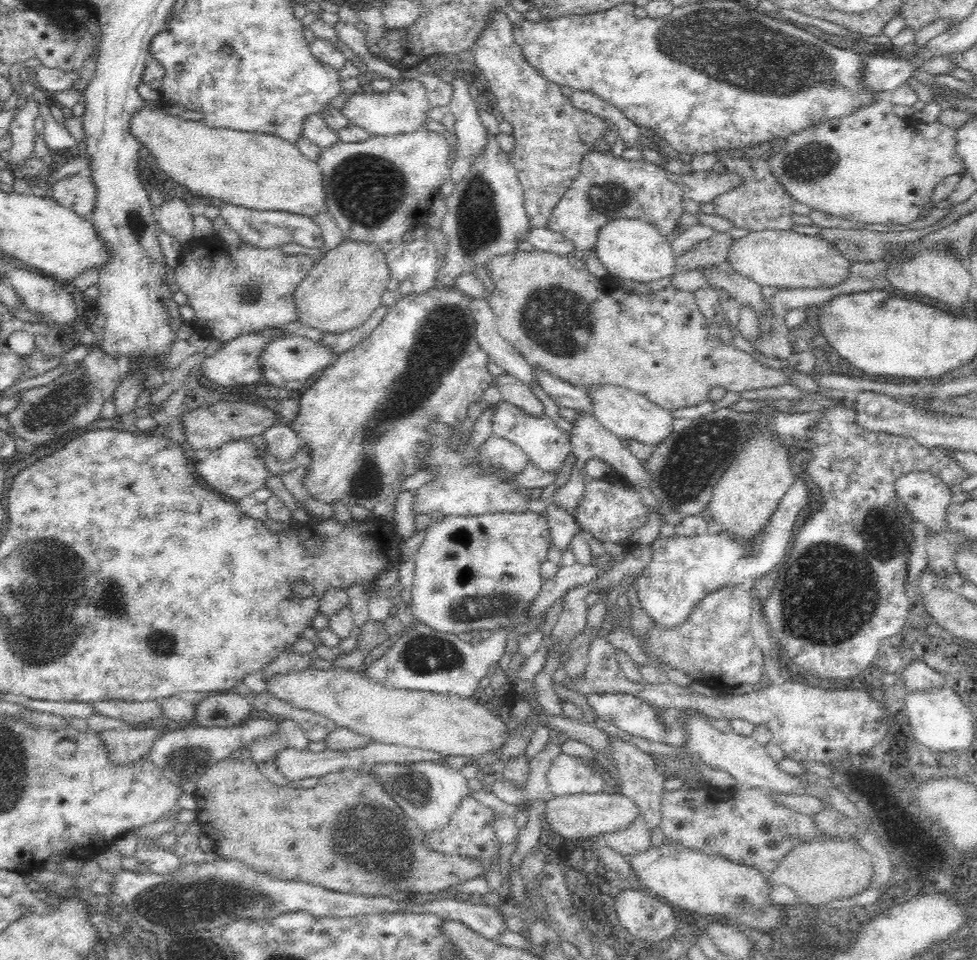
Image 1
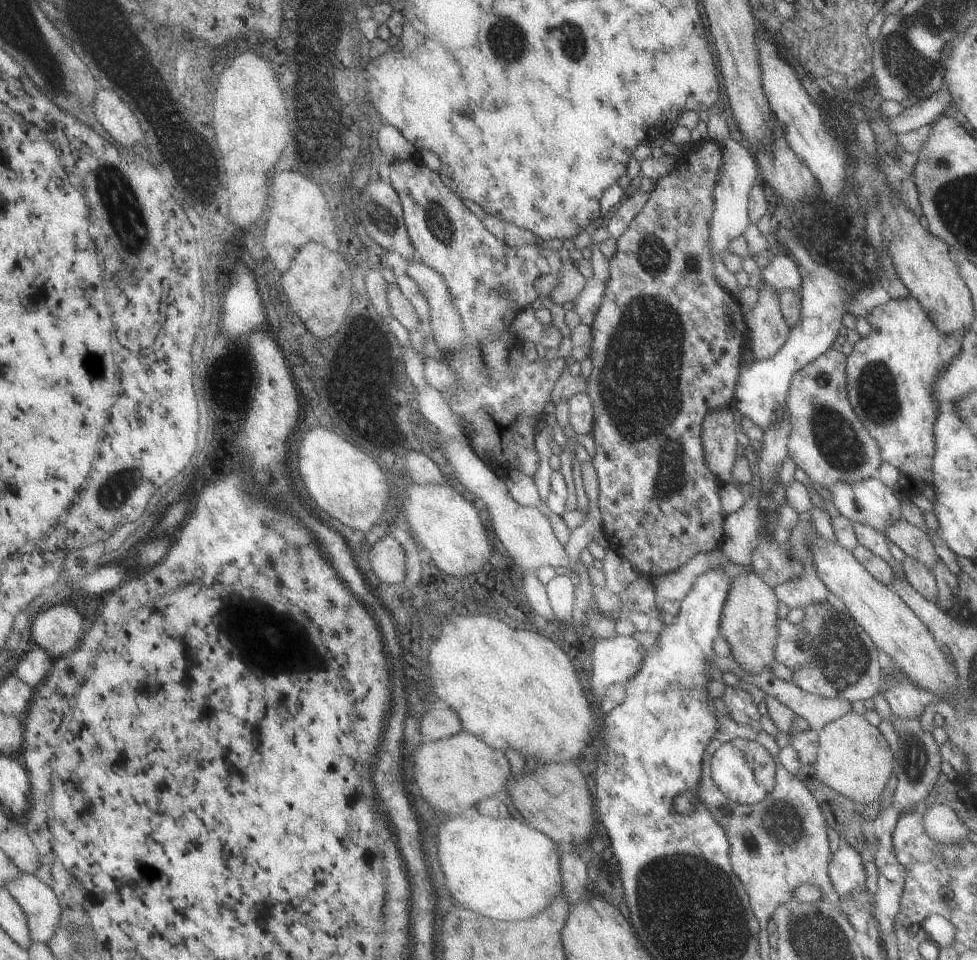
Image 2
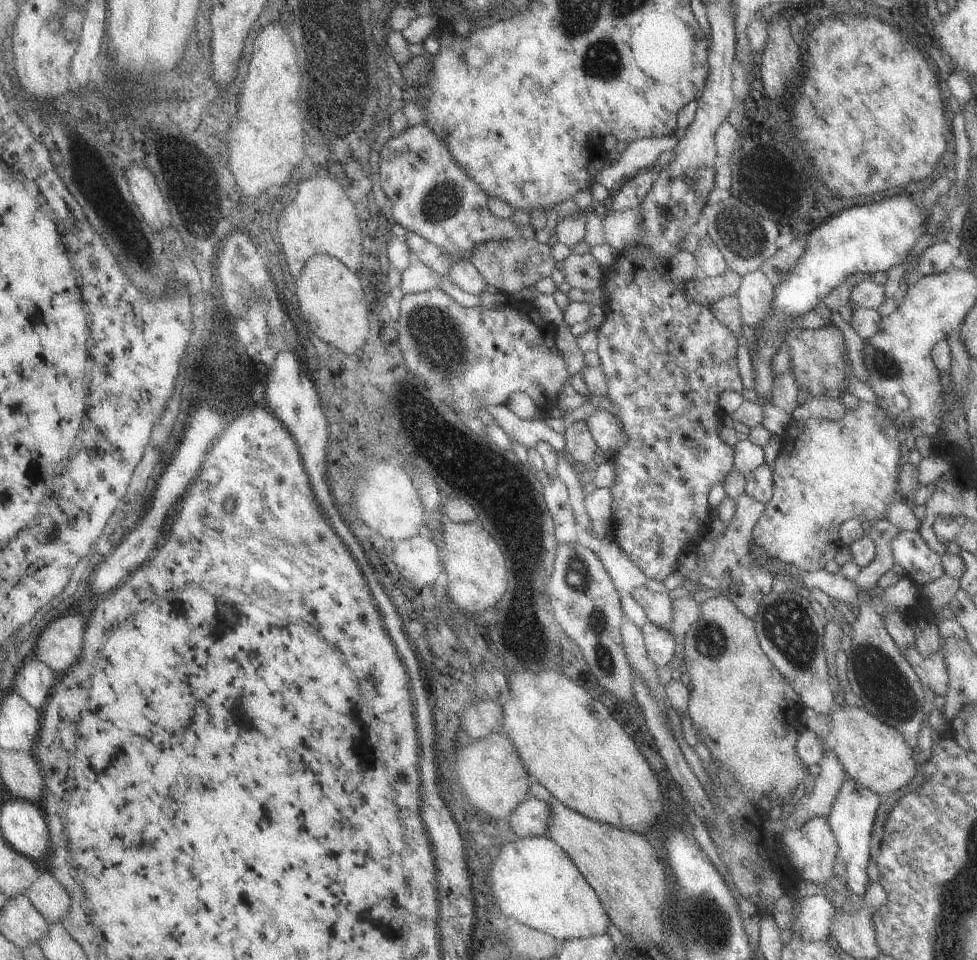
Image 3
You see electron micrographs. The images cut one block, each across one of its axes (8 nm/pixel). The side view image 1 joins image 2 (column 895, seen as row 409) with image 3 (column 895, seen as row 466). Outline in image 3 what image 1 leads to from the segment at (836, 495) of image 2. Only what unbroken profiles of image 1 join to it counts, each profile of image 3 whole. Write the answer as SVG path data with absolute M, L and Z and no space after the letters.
M902 531L890 543L891 553L896 564L904 568L904 575L910 577L916 584L925 585L944 574L941 555L935 553L924 542L919 531Z

